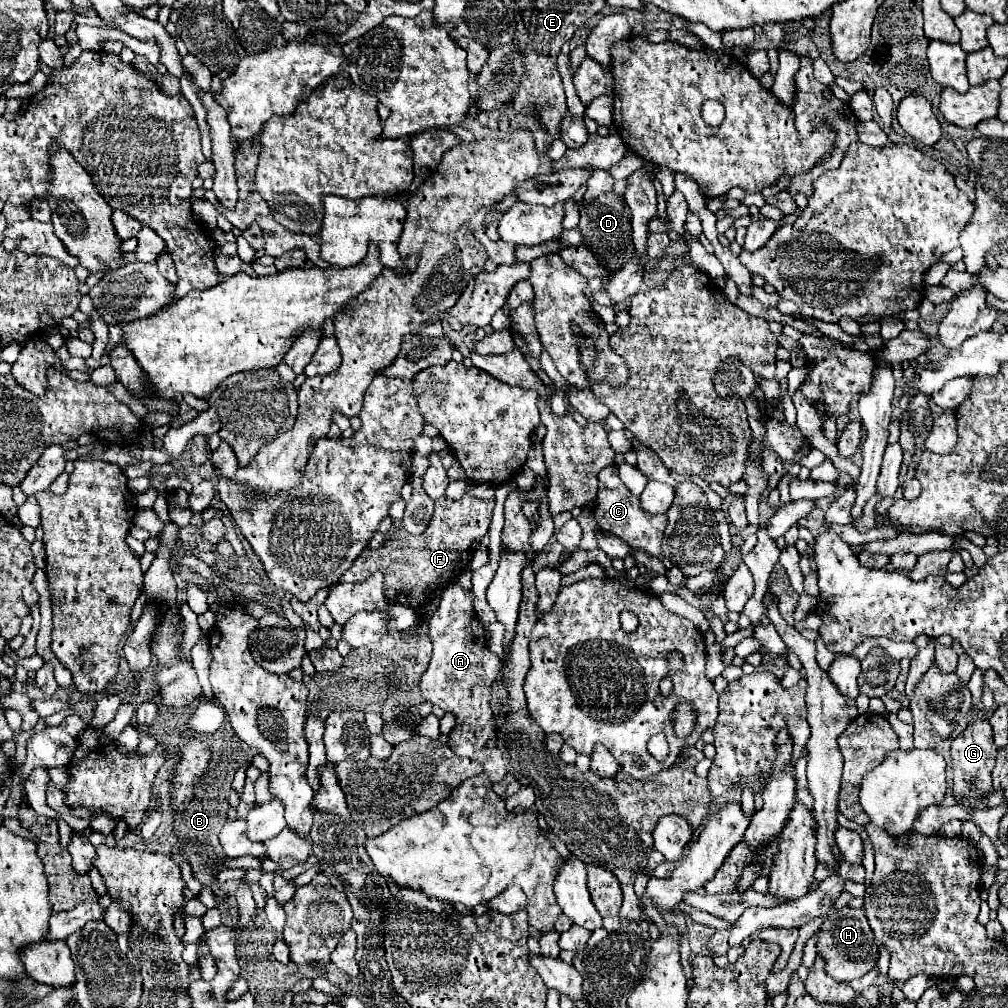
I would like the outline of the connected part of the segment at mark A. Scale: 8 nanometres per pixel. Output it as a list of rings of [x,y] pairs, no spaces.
[[[450,583],[442,591],[442,601],[430,619],[430,639],[434,645],[432,659],[428,669],[420,679],[422,697],[442,707],[446,713],[456,717],[456,725],[448,735],[448,747],[466,759],[474,759],[488,773],[492,783],[504,779],[504,757],[496,747],[496,729],[494,729],[494,703],[492,703],[492,685],[496,673],[500,675],[500,657],[486,647],[484,627],[474,615],[474,593],[462,589],[456,583]]]

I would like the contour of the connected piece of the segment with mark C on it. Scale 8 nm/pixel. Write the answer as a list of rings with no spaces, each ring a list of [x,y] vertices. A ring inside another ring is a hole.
[[[604,467],[598,475],[598,493],[596,493],[596,507],[594,507],[594,517],[598,521],[598,529],[602,533],[612,533],[626,541],[632,549],[646,551],[650,555],[662,557],[662,537],[664,529],[668,523],[666,515],[652,515],[640,507],[640,499],[634,497],[626,485],[618,477],[616,467]]]

